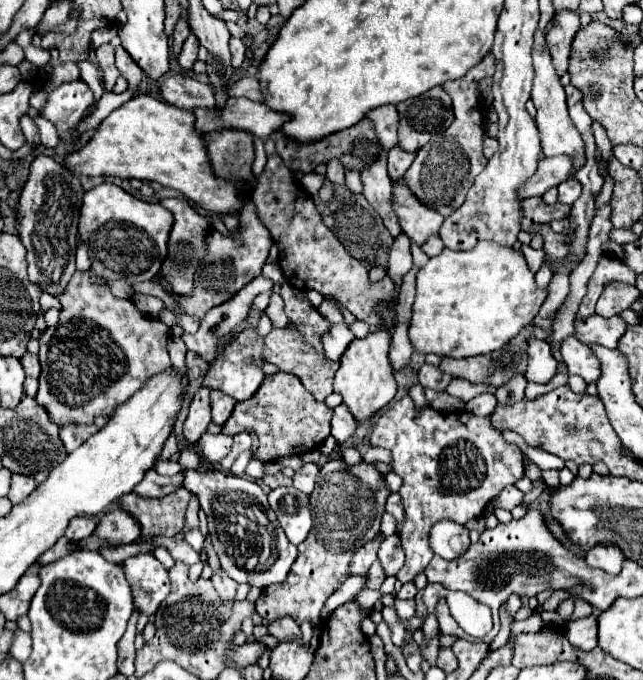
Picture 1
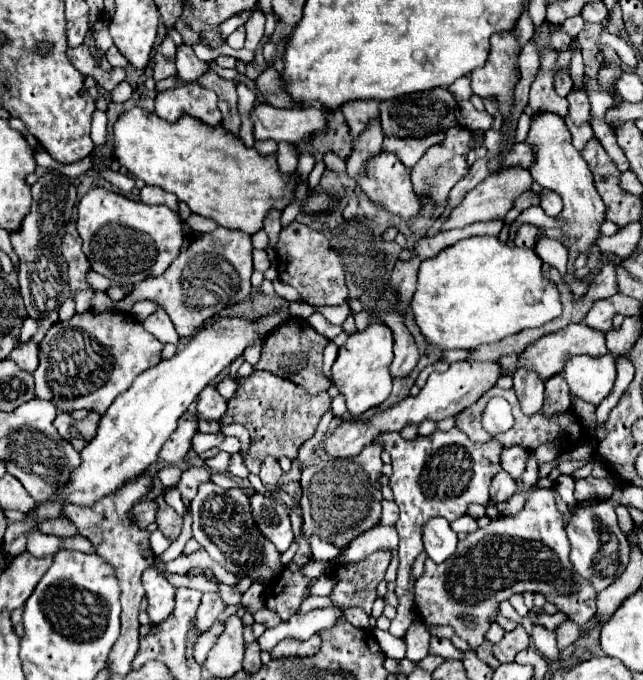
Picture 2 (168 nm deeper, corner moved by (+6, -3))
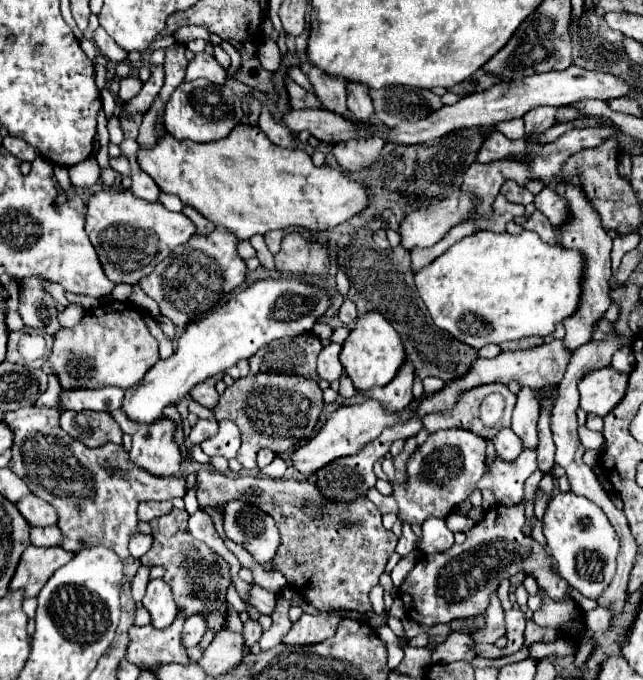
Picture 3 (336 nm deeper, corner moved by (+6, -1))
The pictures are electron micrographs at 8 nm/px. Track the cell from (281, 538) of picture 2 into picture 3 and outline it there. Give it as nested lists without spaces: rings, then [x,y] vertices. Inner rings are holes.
[[[242,500],[224,506],[224,532],[236,544],[242,544],[256,562],[272,560],[280,546],[280,532],[270,514]]]

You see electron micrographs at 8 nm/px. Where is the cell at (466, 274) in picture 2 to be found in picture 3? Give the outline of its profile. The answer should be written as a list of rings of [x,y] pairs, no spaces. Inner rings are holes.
[[[478,230],[450,246],[442,256],[428,264],[426,270],[416,272],[414,282],[422,302],[440,330],[450,332],[456,340],[472,348],[482,348],[490,342],[500,344],[504,340],[518,340],[522,336],[552,334],[554,326],[568,318],[578,306],[582,268],[584,258],[580,252],[564,250],[558,244],[550,246],[542,242],[536,232],[524,230],[522,234],[512,236],[508,232],[496,234]]]

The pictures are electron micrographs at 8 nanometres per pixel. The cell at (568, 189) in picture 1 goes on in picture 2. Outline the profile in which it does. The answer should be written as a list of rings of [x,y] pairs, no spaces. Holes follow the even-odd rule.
[[[542,190],[540,192],[540,208],[548,214],[548,216],[558,216],[560,214],[560,208],[562,208],[562,202],[560,202],[560,196],[556,192],[550,192],[550,190]]]

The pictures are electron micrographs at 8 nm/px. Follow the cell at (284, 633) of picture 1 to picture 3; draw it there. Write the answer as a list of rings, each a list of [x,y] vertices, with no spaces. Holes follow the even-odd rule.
[[[254,586],[250,590],[250,604],[256,606],[260,610],[260,614],[272,614],[274,606],[276,606],[276,594],[260,588],[260,586]]]

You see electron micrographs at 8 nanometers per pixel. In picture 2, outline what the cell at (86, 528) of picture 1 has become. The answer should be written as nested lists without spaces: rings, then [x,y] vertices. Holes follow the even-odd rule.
[[[58,516],[56,520],[40,520],[38,522],[38,530],[42,534],[54,534],[54,536],[60,536],[60,538],[78,534],[76,528],[70,524],[70,520],[66,516]]]

